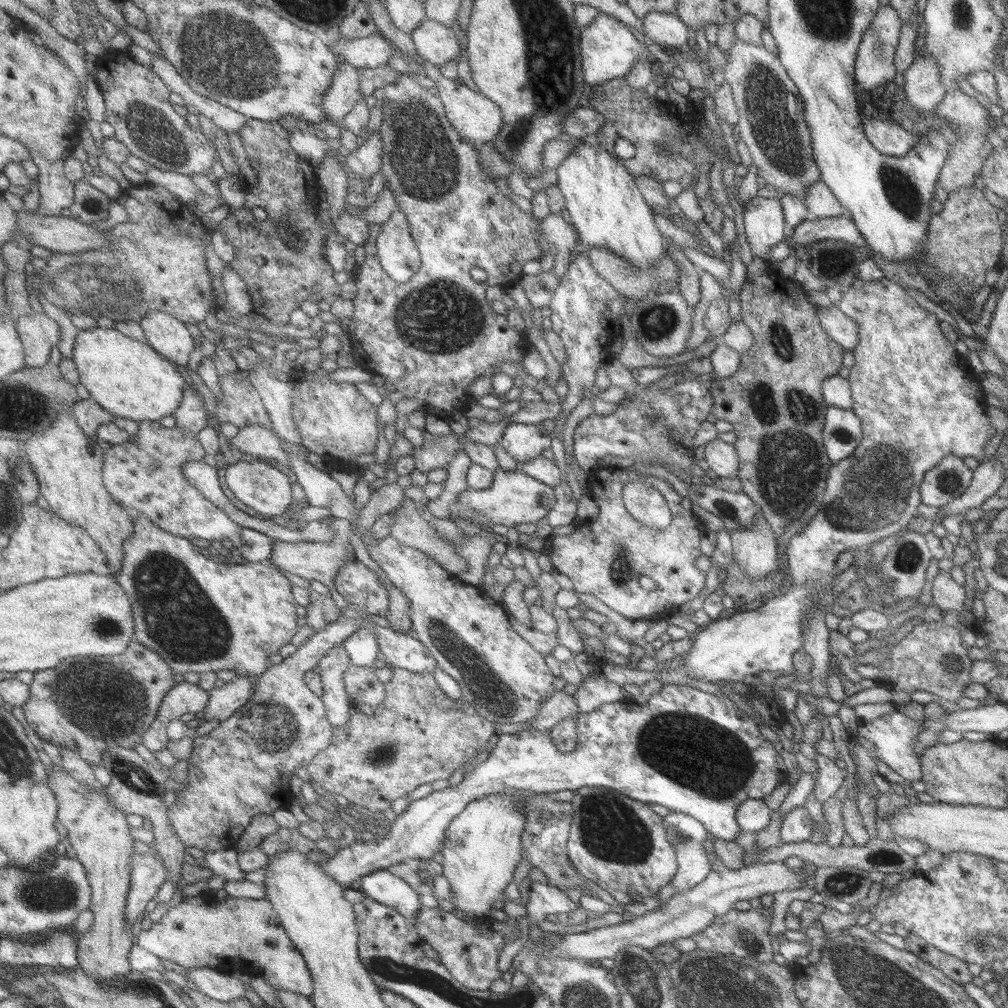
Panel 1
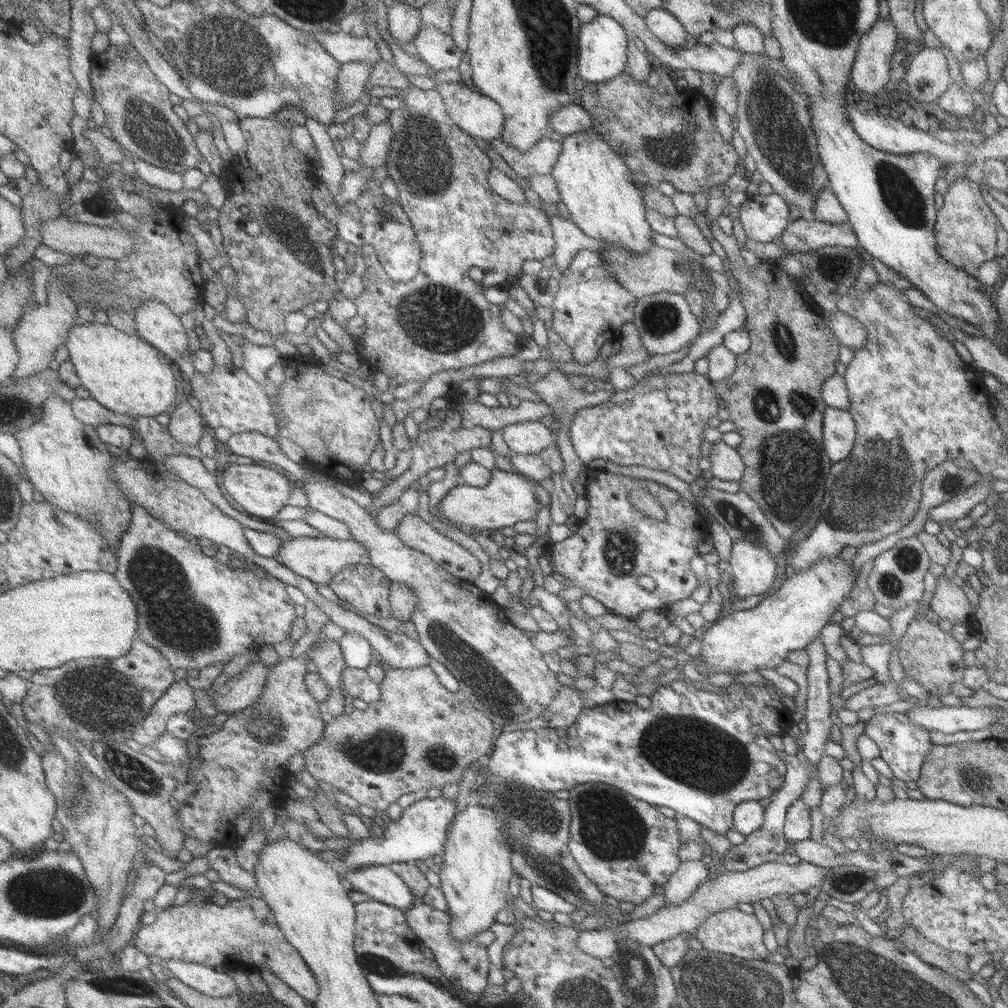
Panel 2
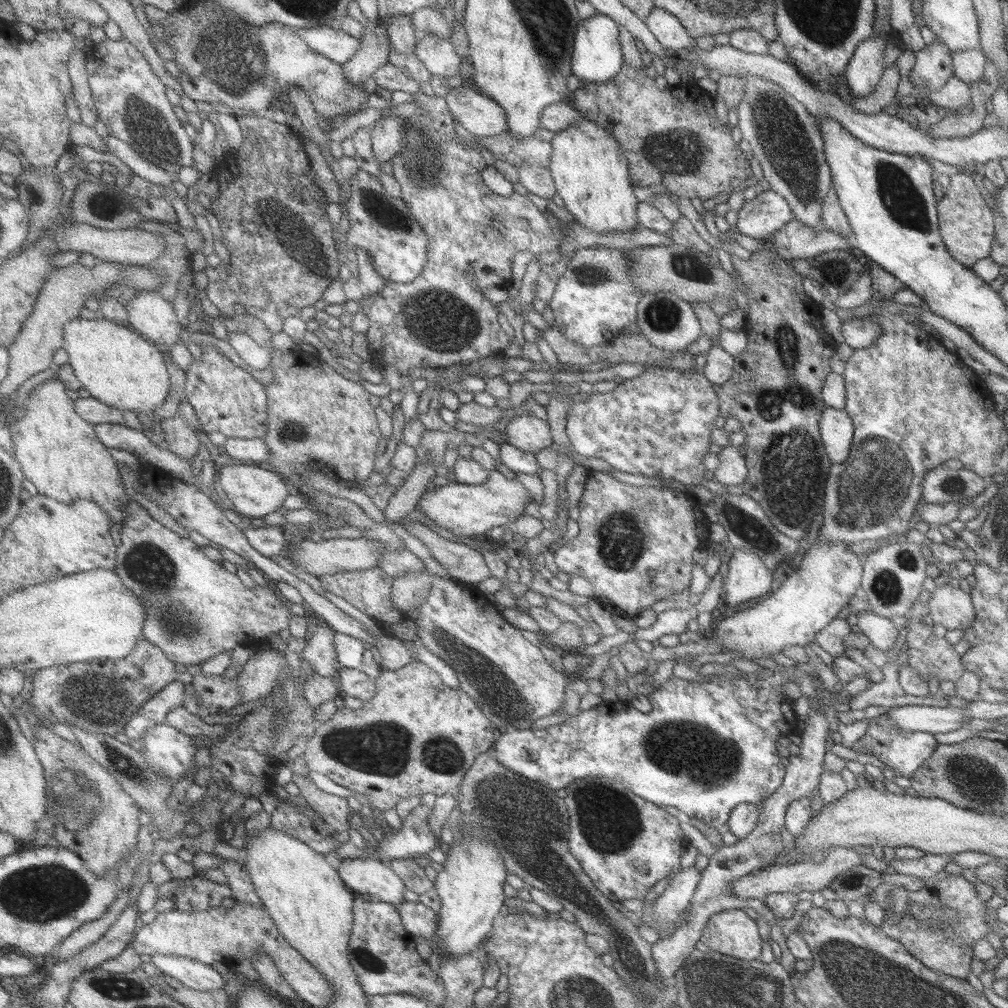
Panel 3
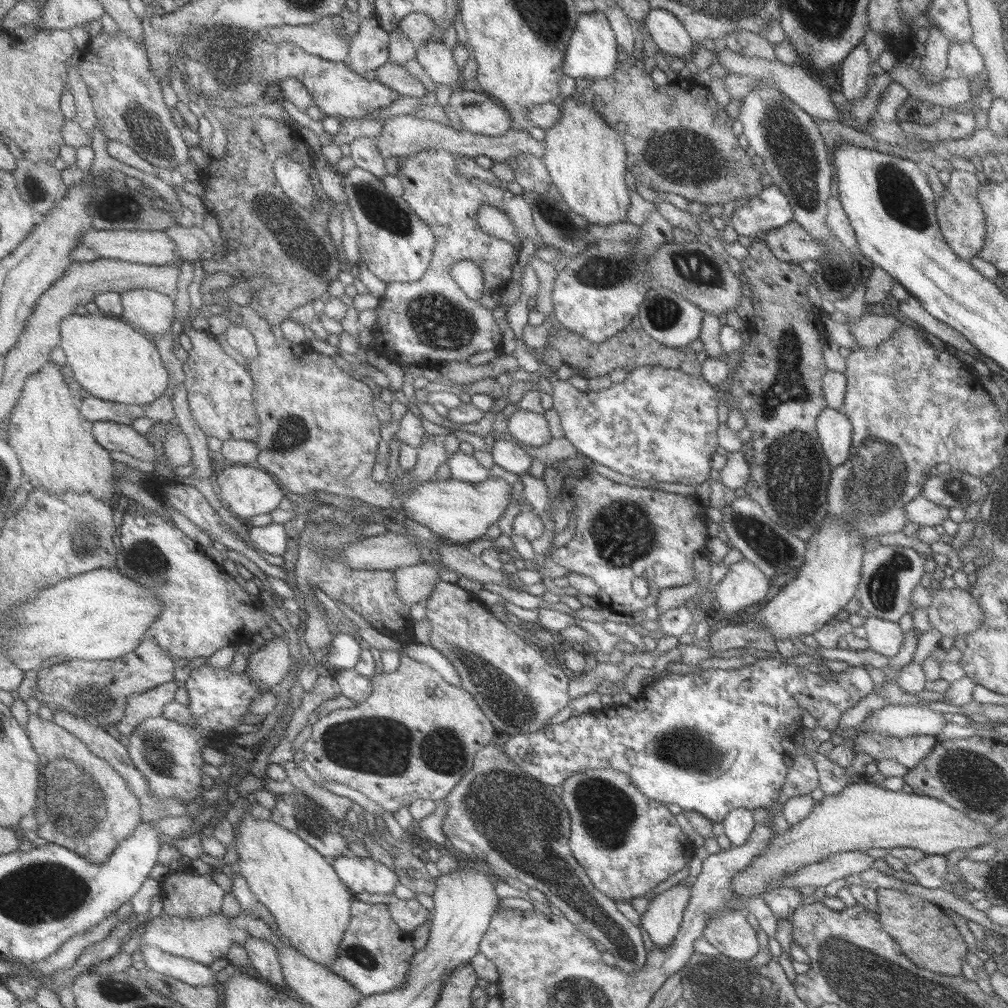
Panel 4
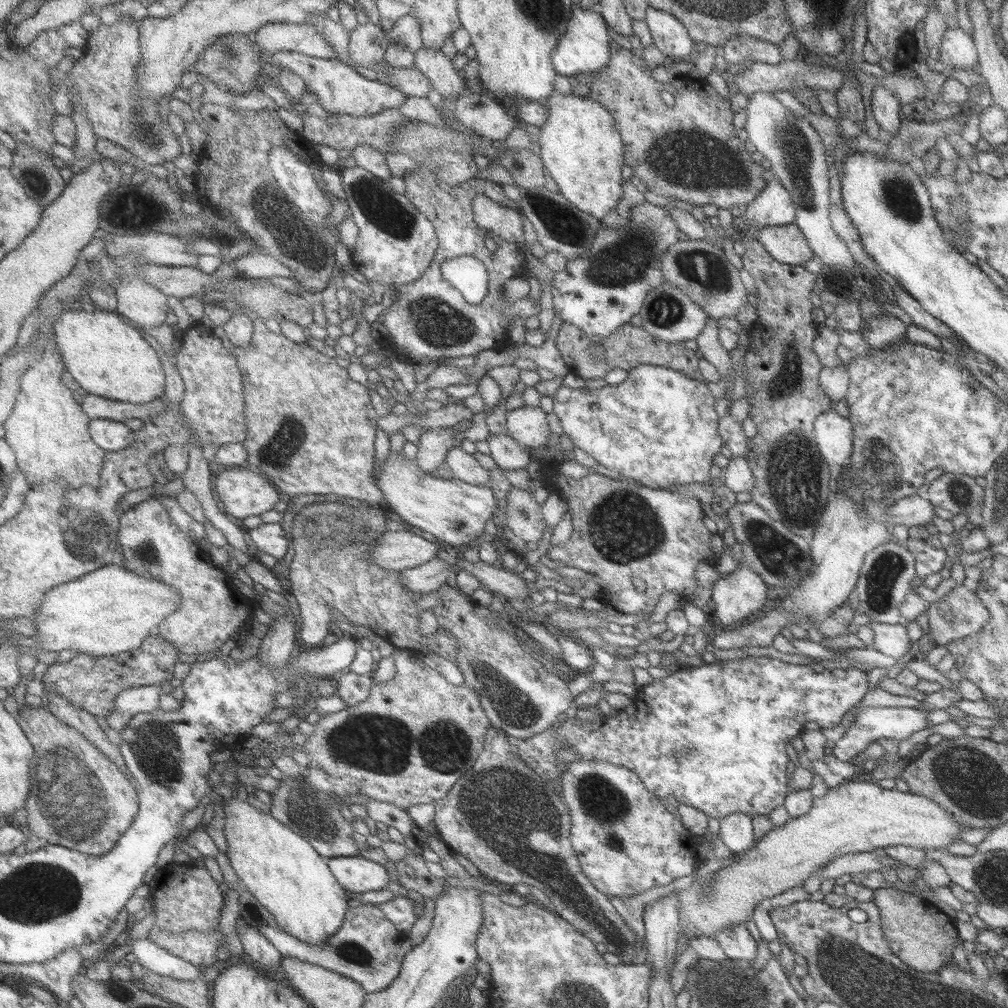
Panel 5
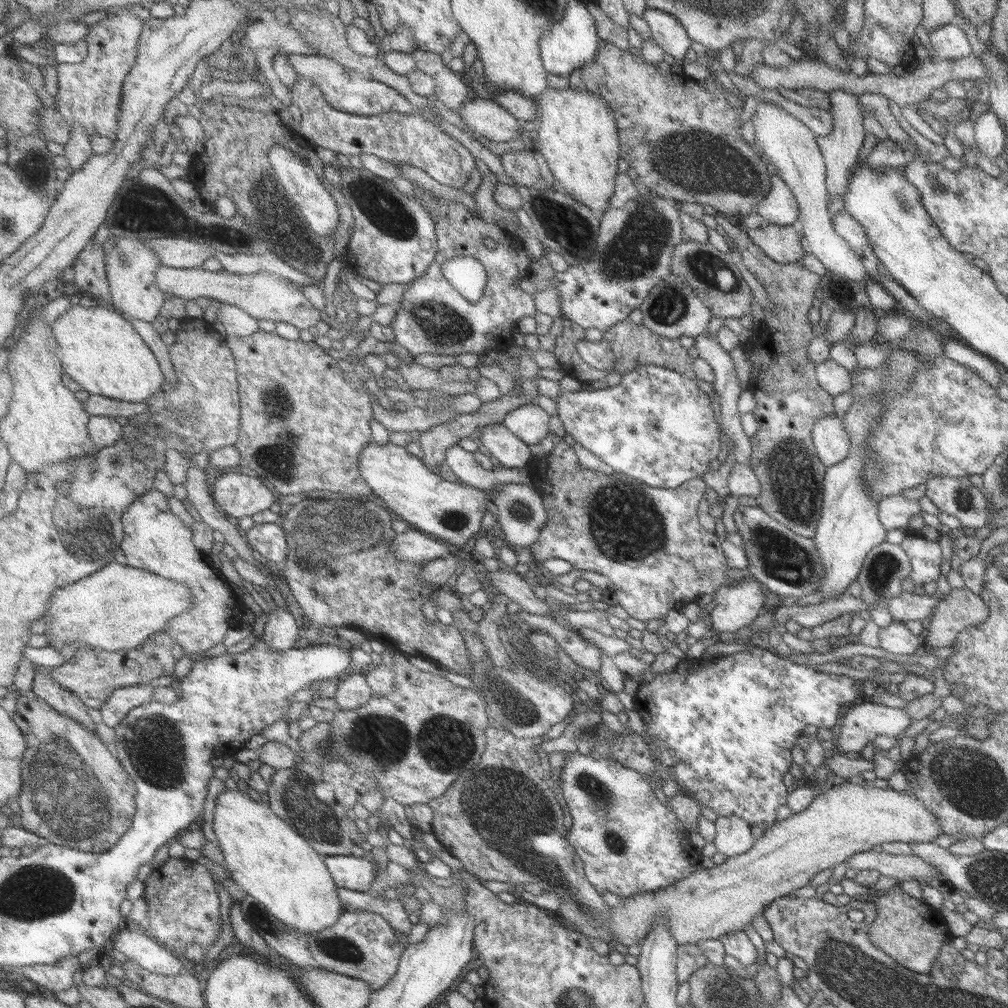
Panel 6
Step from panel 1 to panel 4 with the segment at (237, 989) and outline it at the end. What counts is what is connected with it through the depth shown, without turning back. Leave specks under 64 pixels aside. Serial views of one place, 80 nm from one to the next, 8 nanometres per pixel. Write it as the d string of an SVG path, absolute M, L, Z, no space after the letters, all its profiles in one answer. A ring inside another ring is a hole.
M143 944L139 950L143 954L143 962L151 971L176 978L191 986L215 987L219 985L210 966L169 954L154 946L144 946Z

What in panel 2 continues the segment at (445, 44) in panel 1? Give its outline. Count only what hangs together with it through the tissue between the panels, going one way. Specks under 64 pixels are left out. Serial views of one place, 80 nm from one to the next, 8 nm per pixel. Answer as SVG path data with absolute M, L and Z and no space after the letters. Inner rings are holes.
M422 25L414 43L421 60L437 72L457 69L465 56L455 39L441 32L436 26Z

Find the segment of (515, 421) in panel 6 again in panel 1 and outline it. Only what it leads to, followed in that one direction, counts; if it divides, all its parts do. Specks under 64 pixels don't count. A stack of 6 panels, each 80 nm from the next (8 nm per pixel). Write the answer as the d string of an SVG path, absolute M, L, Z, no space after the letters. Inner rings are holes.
M513 423L506 428L500 445L517 462L517 469L524 462L541 456L551 446L551 435L542 423L537 425Z

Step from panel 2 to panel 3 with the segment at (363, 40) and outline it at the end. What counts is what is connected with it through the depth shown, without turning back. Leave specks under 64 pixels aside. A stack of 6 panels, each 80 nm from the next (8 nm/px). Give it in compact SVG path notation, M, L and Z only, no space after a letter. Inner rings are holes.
M330 26L296 29L296 31L314 51L342 65L351 60L362 47L362 39Z

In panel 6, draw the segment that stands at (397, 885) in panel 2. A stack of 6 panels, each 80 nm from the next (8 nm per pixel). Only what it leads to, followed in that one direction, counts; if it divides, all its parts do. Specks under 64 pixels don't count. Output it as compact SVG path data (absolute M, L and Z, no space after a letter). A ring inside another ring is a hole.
M329 855L325 862L337 886L355 892L367 893L378 876L378 868L369 858Z

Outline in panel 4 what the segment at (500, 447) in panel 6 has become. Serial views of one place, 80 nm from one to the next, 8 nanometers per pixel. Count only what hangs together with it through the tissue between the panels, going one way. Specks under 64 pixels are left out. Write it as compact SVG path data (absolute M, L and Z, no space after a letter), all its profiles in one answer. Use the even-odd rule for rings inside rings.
M497 439L493 445L492 455L497 465L517 475L529 472L534 456L527 448L517 442Z

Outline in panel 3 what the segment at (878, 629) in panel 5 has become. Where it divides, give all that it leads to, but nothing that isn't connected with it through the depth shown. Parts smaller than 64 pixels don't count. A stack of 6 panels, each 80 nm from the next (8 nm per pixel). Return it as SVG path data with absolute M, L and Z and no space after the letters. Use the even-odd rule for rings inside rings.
M863 611L857 615L855 626L869 639L869 645L873 645L873 648L889 652L895 644L898 630L893 627L888 618Z

